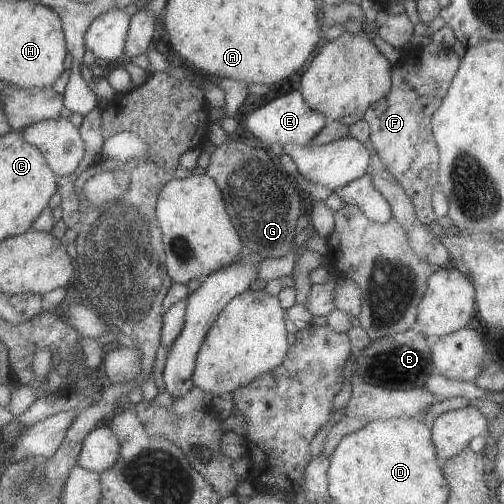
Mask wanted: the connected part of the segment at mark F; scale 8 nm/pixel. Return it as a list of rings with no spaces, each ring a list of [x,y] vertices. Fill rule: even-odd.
[[[444,48],[436,58],[414,58],[414,66],[392,66],[390,92],[373,108],[366,109],[364,120],[371,130],[369,145],[380,155],[381,161],[402,185],[415,208],[417,219],[424,226],[432,226],[438,216],[432,207],[432,194],[439,189],[439,150],[435,141],[431,118],[440,108],[461,59],[452,49]]]

